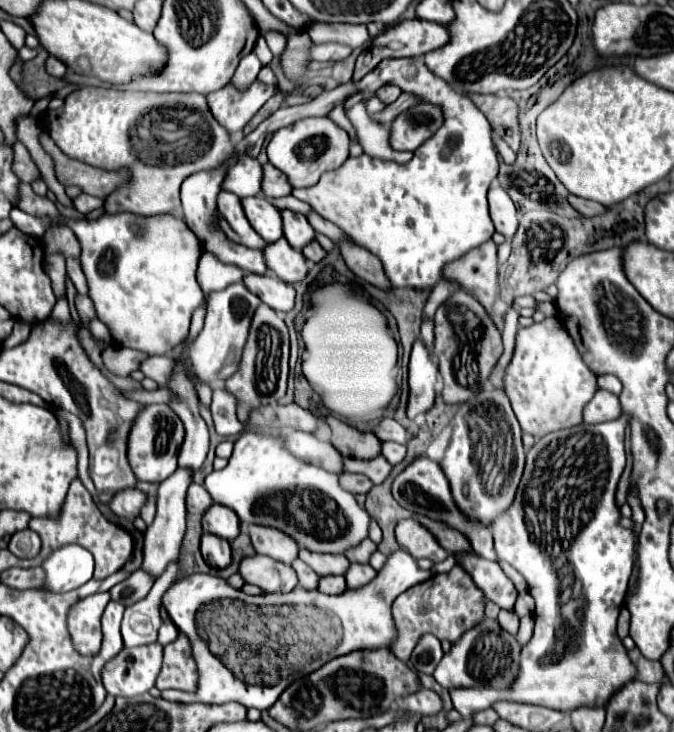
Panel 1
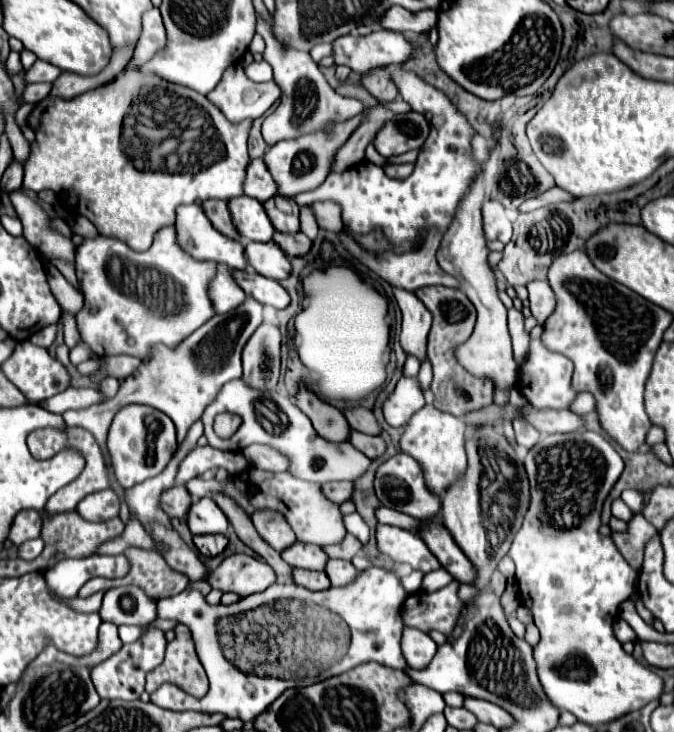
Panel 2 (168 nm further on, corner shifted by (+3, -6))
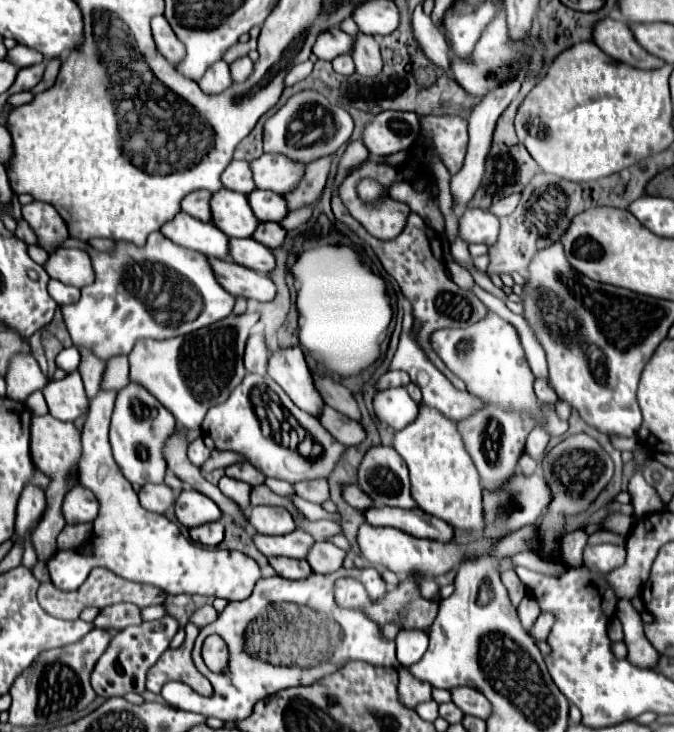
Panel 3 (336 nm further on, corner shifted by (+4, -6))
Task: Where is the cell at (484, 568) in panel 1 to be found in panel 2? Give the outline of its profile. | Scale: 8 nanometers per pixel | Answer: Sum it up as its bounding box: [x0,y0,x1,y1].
[424,518,478,584]

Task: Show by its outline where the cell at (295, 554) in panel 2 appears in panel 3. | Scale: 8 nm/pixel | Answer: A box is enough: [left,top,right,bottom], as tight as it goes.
[253,530,313,558]

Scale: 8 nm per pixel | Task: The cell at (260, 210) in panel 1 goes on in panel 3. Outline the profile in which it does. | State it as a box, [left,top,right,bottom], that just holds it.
[211,188,259,238]

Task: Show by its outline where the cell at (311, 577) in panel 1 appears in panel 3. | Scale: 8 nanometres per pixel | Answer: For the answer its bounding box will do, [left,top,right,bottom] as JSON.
[163,428,251,530]

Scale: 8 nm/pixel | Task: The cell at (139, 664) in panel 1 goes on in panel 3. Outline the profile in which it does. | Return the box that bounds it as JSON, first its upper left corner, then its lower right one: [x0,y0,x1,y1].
[91,614,179,698]

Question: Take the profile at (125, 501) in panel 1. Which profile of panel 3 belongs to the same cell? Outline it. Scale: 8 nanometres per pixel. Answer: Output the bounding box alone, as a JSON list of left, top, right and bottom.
[61,484,99,524]

